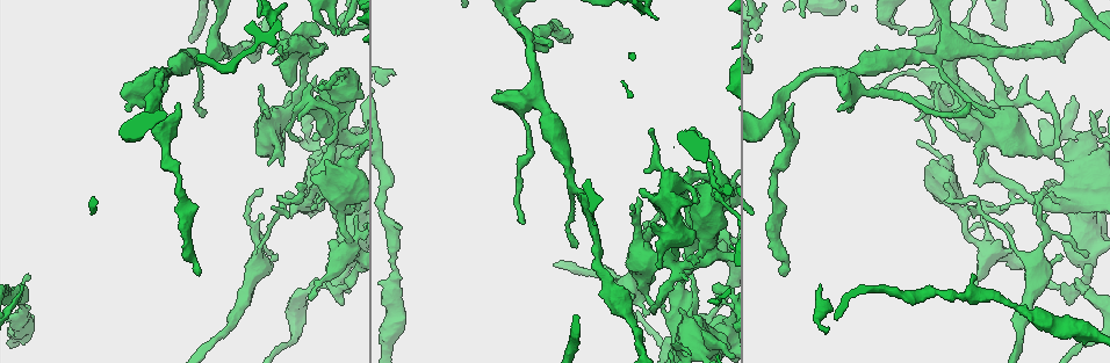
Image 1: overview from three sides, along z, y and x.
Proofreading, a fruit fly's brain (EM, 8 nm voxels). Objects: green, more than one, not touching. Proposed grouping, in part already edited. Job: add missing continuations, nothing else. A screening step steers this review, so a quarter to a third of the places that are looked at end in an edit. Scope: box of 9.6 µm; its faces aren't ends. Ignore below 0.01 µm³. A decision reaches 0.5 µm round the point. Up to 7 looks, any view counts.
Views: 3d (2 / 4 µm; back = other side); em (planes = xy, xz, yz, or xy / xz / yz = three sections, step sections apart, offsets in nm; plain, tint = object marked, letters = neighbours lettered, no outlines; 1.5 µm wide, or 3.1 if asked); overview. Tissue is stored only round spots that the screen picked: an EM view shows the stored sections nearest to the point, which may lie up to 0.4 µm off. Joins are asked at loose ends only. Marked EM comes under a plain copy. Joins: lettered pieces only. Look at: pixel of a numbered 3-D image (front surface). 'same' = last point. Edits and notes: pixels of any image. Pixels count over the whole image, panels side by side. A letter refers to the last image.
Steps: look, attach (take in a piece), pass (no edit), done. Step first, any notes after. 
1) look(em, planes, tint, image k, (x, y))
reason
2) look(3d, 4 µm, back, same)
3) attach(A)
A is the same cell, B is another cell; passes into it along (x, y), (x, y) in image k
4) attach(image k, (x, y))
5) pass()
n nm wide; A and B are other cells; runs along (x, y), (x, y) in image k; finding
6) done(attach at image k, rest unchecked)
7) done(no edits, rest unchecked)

look(3d, 4 µm, image 1, (401, 226))
an open end

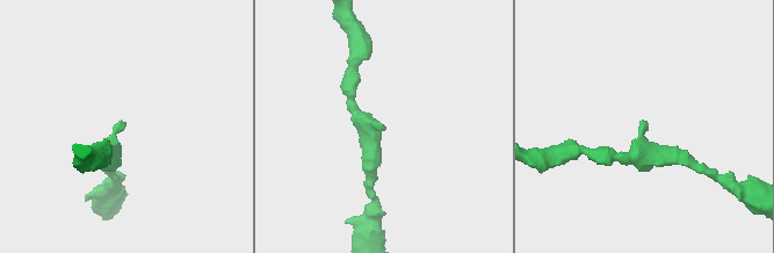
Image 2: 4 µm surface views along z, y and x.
look(em, planes, letters, image 2, (384, 129))
now the EM

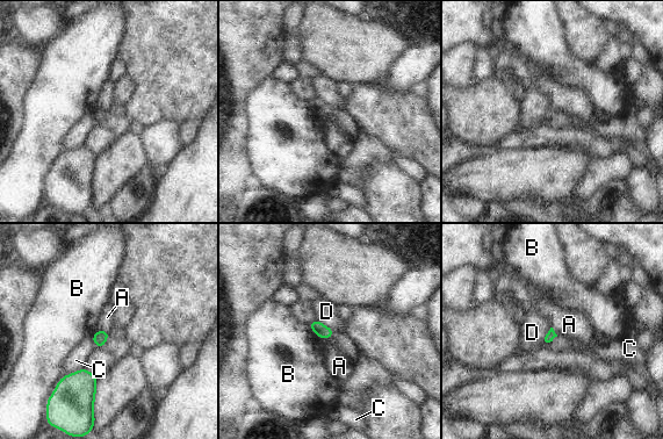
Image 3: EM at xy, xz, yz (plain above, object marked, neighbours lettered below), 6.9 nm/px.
pass()
B touches over 170 nm; A, B, C and D are other cells; border along (100, 329), (109, 332) in image 3; no lettered piece goes on from it

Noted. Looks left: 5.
look(3d, 2 µm, back, image 1, (293, 216))
an open end

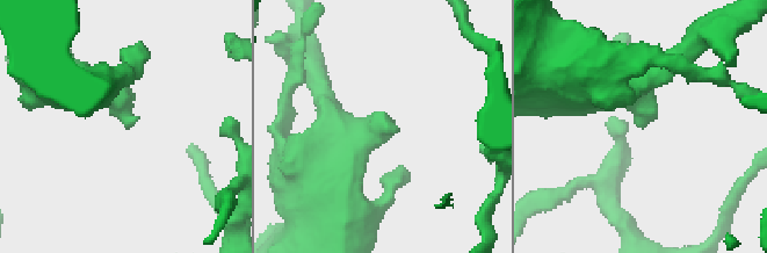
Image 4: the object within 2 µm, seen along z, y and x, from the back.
look(em, planes, letters, image 4, (637, 125))
shape alone is not enough

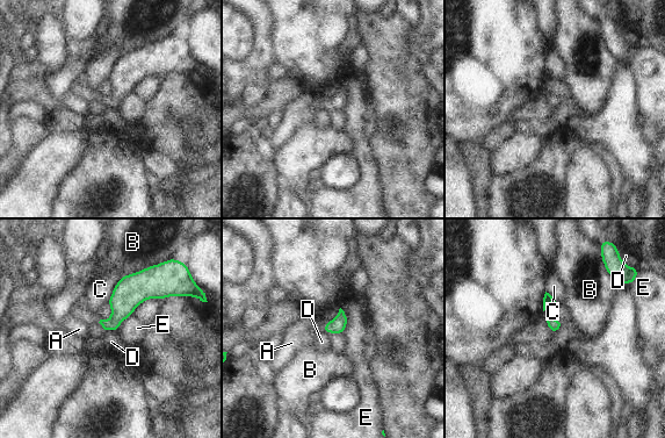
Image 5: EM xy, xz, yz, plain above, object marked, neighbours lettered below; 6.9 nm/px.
pass()
A, B, C, D and E are other cells; border along (106, 329), (115, 332) in image 5; no lettered piece goes on from it

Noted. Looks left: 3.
look(3d, 4 µm, image 1, (297, 139))
an open end

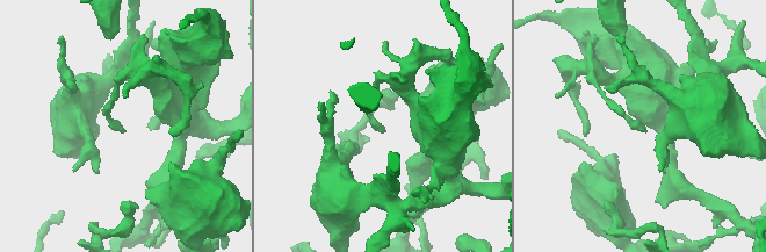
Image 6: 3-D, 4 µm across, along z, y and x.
look(em, yz, step 8, letters, image 6, (647, 130))
need the tissue

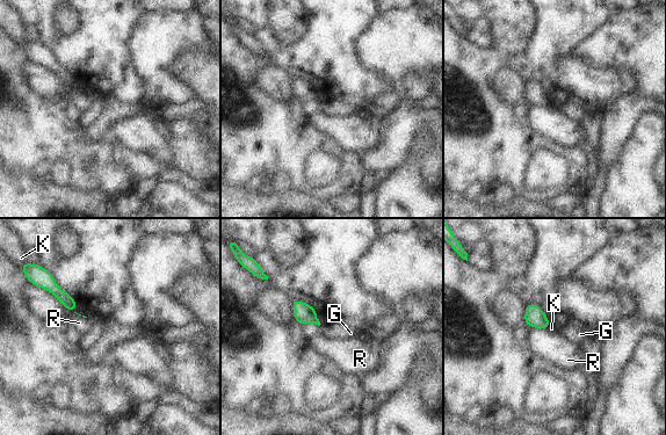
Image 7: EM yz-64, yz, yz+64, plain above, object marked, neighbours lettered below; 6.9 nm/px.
look(em, planes, letters, same)

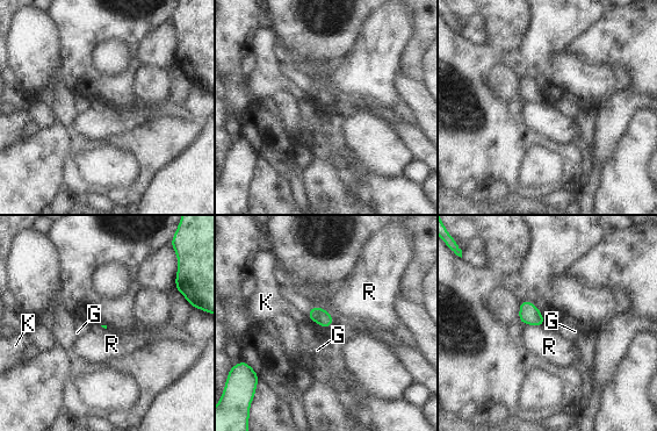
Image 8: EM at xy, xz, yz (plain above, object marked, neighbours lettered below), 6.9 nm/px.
pass()
G, K and R are other cells; border along (307, 314), (323, 307), (333, 320) in image 8; no lettered piece goes on from it

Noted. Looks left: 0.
done(no edits, rest unchecked)

